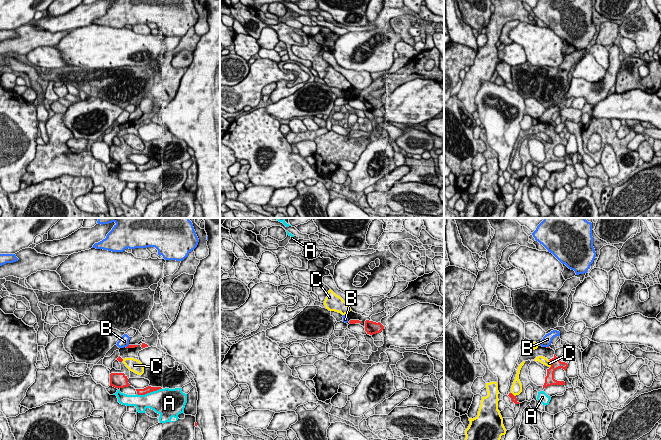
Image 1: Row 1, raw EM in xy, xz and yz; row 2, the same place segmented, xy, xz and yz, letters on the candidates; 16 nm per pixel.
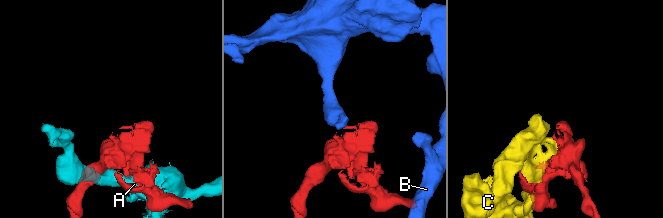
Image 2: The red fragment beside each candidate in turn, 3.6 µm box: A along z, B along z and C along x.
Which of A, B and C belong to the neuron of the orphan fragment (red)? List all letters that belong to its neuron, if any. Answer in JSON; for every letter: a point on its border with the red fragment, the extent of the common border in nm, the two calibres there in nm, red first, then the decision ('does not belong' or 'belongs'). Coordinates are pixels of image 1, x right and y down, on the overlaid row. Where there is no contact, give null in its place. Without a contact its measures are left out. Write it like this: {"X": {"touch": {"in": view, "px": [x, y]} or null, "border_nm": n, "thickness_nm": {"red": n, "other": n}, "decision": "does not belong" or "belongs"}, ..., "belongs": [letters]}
{"A": {"touch": {"in": "xy", "px": [149, 392]}, "border_nm": 420, "thickness_nm": {"red": 100, "other": 380}, "decision": "does not belong"}, "B": {"touch": {"in": "xy", "px": [127, 346]}, "border_nm": 70, "thickness_nm": {"red": 60, "other": 160}, "decision": "does not belong"}, "C": {"touch": {"in": "yz", "px": [551, 364]}, "border_nm": 130, "thickness_nm": {"red": 160, "other": 120}, "decision": "does not belong"}, "belongs": []}

